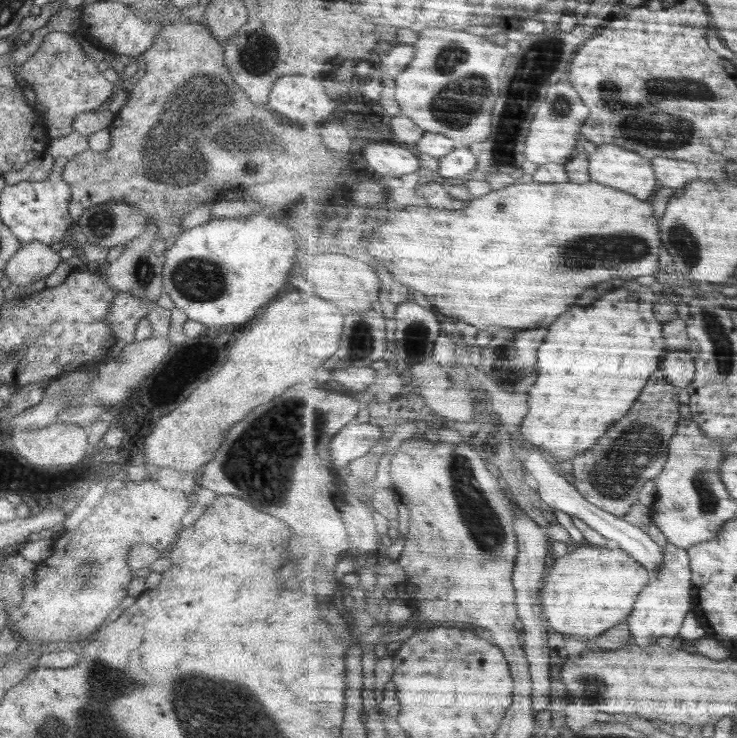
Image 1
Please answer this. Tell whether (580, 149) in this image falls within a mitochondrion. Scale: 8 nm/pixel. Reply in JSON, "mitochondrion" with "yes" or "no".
{"mitochondrion":"no"}

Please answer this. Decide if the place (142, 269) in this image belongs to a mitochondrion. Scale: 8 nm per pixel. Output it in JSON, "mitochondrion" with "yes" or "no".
{"mitochondrion":"yes"}

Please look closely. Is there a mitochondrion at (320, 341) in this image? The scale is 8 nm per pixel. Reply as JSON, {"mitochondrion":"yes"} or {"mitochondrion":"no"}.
{"mitochondrion":"no"}

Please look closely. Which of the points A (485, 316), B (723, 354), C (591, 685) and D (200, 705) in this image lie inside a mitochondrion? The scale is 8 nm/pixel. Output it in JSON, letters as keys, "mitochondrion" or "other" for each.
{"A":"other","B":"mitochondrion","C":"mitochondrion","D":"mitochondrion"}

